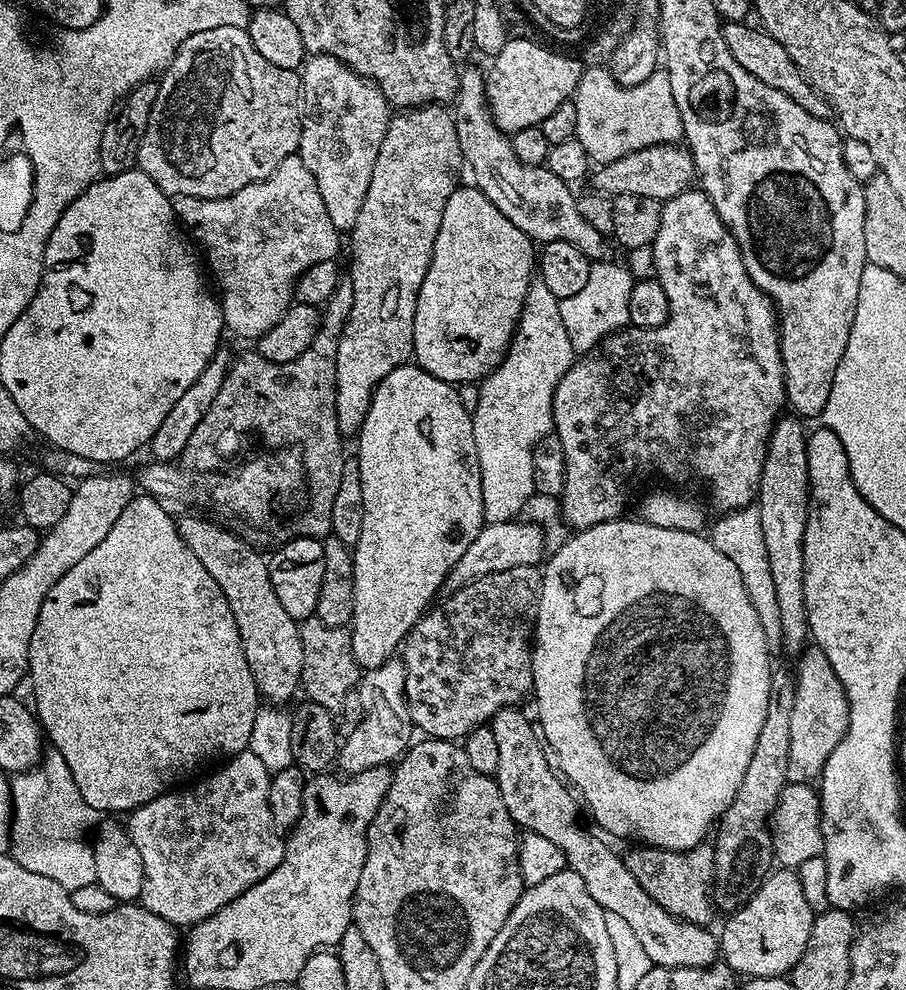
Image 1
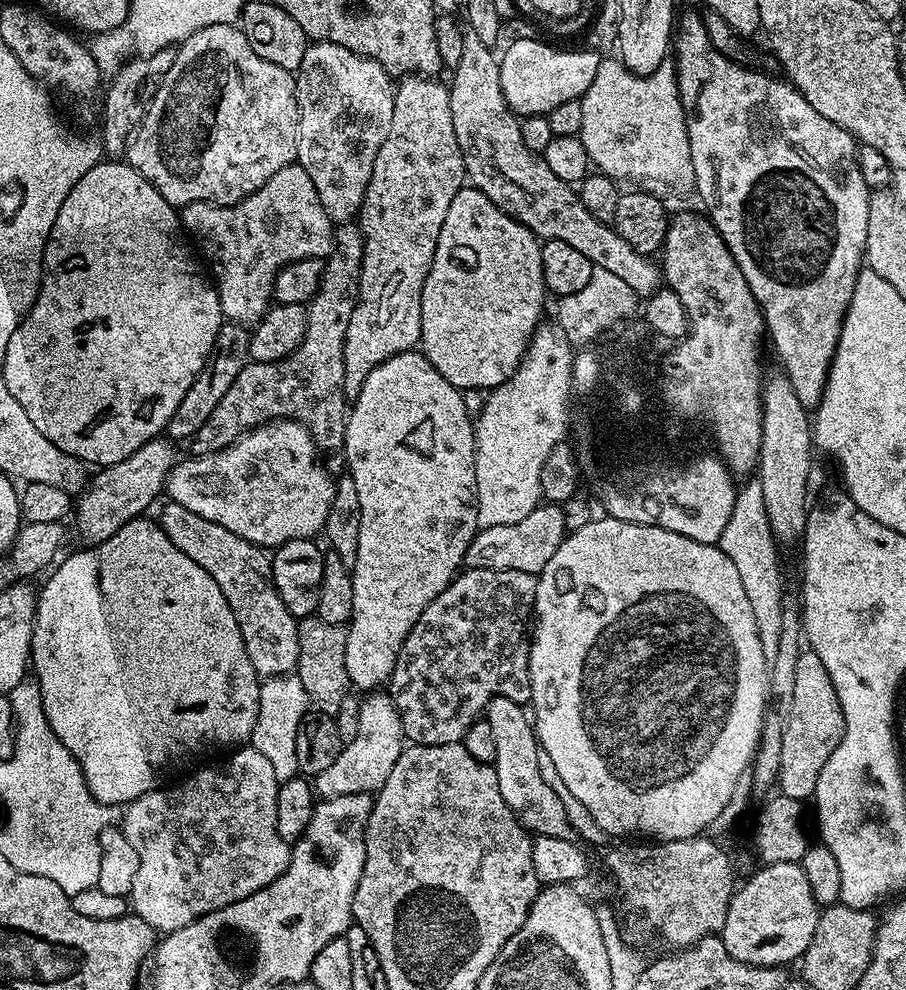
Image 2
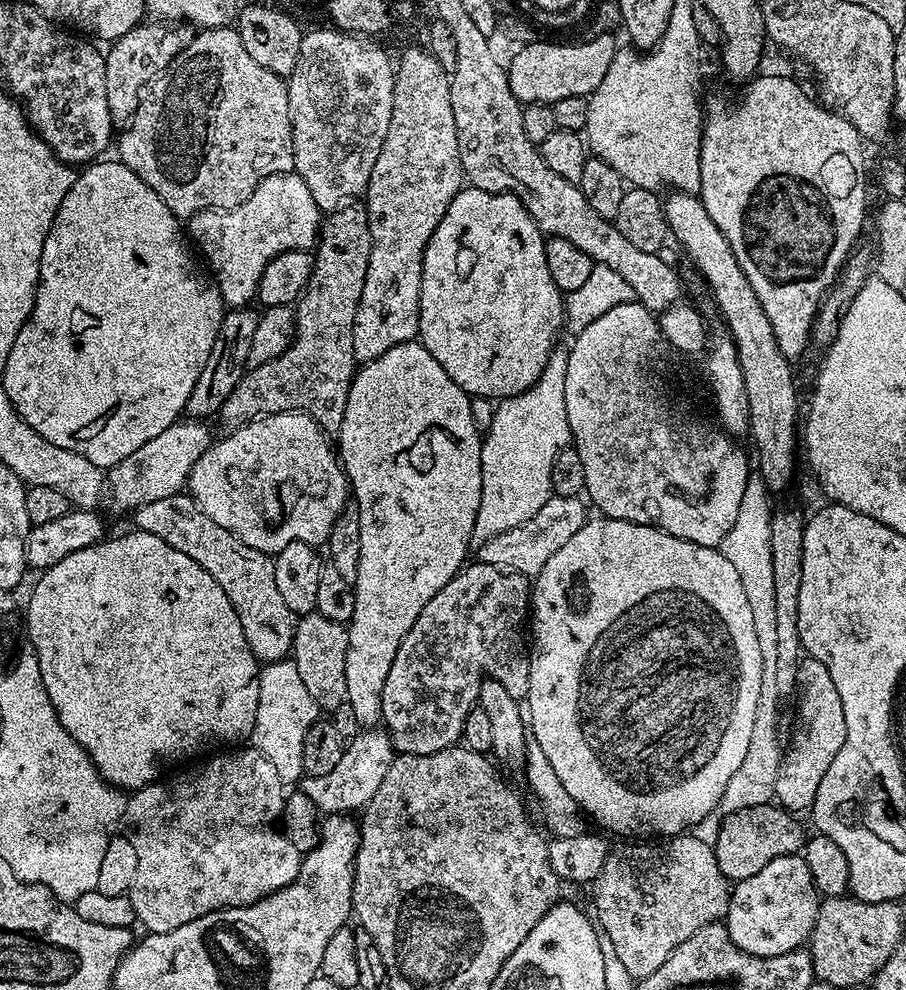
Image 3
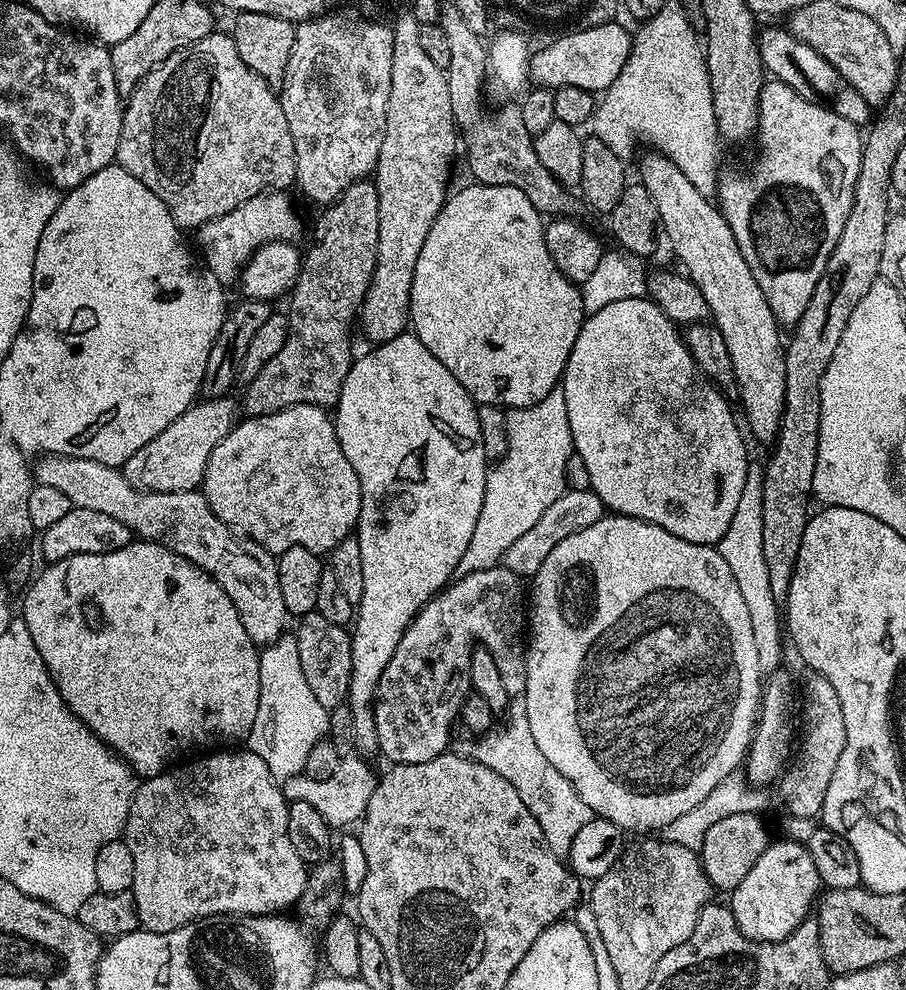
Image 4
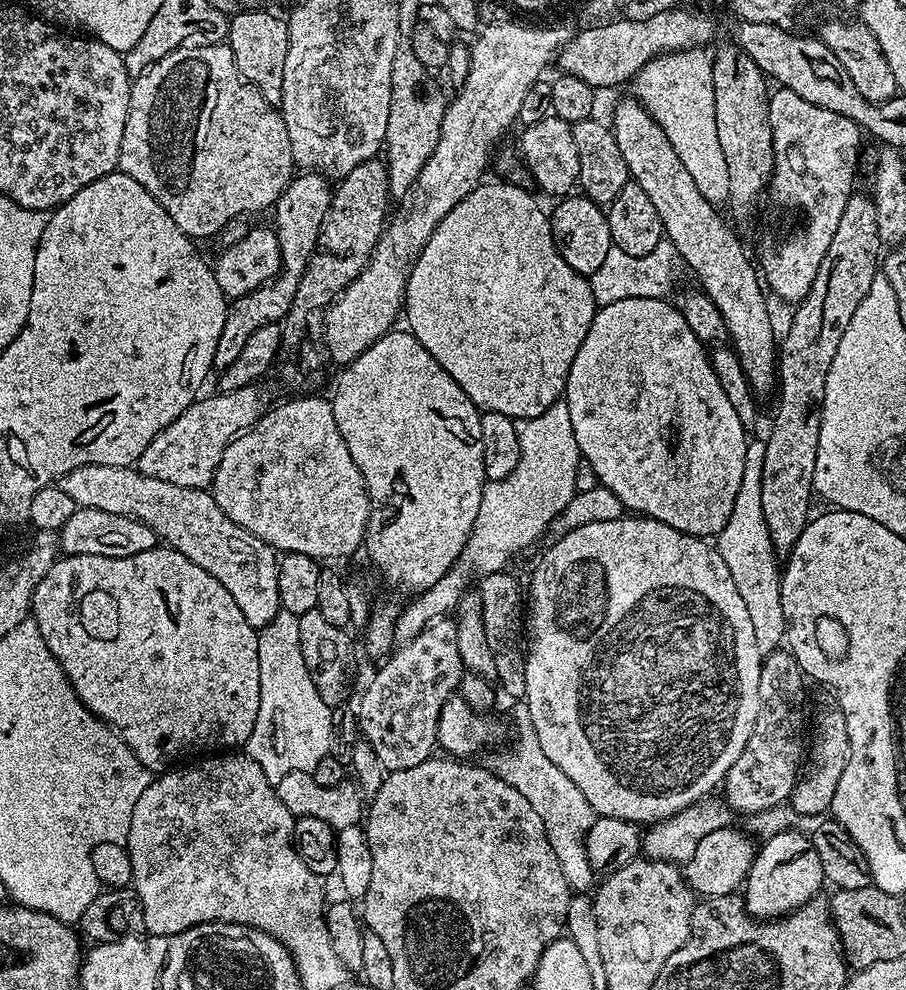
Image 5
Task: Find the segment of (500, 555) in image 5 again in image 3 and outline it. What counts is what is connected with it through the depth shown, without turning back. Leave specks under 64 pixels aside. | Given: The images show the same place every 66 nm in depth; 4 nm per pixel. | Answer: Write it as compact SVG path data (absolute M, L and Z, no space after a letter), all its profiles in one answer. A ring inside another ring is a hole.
M553 351L534 386L496 404L490 430L480 446L482 498L478 518L474 518L473 545L485 544L494 534L506 534L506 530L530 522L553 496L552 467L559 452L569 447L572 438L570 422L566 422L567 365L567 351Z

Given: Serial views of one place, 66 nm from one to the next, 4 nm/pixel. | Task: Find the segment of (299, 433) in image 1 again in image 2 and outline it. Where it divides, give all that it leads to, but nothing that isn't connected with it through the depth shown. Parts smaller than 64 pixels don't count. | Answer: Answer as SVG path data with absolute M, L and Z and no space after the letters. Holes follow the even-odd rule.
M359 223L339 225L334 232L332 253L324 260L320 289L316 291L316 297L306 305L306 338L302 338L296 352L278 362L249 362L244 365L242 374L234 378L222 402L214 406L214 414L210 414L202 430L196 432L190 444L193 453L217 452L230 447L238 437L269 420L290 419L304 424L317 438L332 436L332 448L336 451L336 457L330 460L331 467L345 467L344 457L340 453L344 450L350 408L344 394L344 347L346 326L350 326L350 314L354 314L354 306L360 297L363 253L364 236L360 232Z

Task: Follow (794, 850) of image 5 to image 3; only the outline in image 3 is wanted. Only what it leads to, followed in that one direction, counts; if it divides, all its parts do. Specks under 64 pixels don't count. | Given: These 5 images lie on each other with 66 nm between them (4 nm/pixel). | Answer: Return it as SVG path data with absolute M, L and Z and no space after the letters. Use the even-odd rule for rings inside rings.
M803 855L774 858L774 862L762 866L758 874L735 881L726 917L728 933L746 954L755 956L777 956L804 948L818 918L821 899Z

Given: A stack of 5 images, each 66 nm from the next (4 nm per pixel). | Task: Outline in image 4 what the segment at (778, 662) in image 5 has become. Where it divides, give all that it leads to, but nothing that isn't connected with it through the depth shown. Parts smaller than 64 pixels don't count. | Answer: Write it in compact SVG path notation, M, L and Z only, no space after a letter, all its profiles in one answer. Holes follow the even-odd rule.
M777 670L766 676L760 694L760 710L752 747L746 757L747 781L754 786L775 785L790 760L788 743L793 743L792 715L798 712L798 688L792 685L792 676L784 670Z

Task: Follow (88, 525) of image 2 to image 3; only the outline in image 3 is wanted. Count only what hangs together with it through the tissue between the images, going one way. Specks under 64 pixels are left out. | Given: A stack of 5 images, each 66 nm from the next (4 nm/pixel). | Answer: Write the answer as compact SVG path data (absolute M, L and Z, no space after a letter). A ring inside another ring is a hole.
M187 418L171 424L158 438L150 438L146 446L138 446L130 458L122 458L114 467L106 472L106 492L112 496L112 504L120 512L135 513L137 508L150 506L150 502L158 502L162 498L179 496L185 491L190 470L194 470L194 462L202 458L208 445L213 443L214 436L208 433L209 425Z

